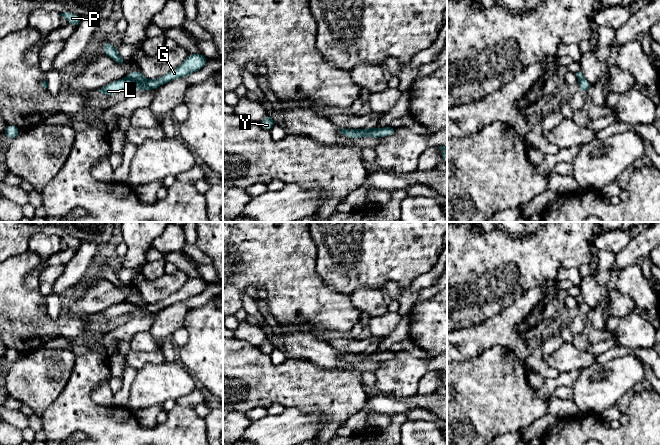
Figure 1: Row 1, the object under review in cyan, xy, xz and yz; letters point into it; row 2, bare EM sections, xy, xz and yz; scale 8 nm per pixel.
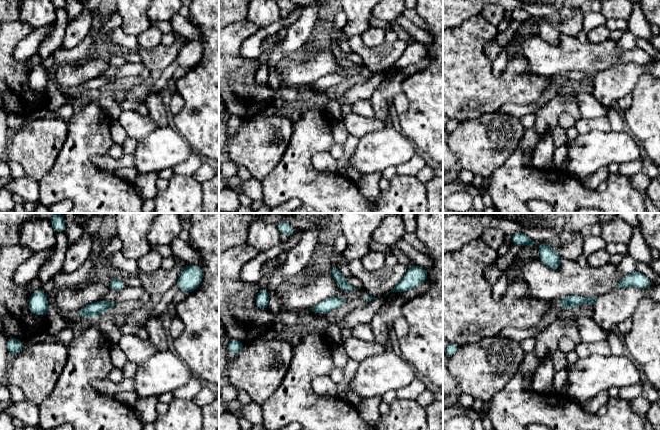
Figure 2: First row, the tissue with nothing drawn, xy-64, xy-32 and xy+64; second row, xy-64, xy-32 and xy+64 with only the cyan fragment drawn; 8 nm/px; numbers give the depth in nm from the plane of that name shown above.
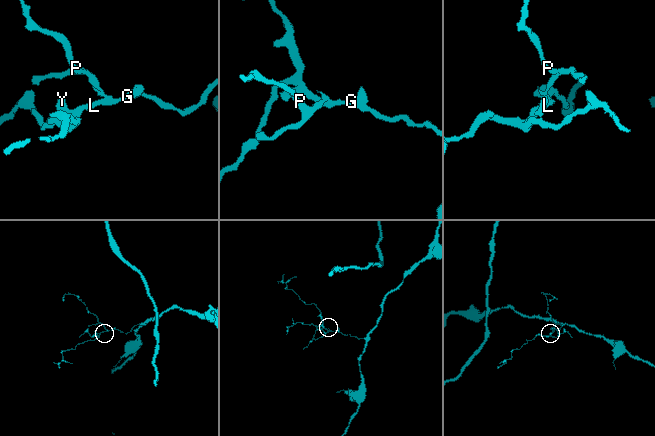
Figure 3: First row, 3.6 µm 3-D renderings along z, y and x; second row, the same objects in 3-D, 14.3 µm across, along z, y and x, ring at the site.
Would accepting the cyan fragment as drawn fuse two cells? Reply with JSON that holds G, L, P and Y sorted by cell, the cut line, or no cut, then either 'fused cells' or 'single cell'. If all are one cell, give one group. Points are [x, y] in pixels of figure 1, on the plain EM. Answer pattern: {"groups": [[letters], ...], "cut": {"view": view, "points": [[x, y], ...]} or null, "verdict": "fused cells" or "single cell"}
{"groups": [["G", "L", "Y"], ["P"]], "cut": {"view": "xy", "points": [[127, 300], [137, 304], [144, 303]]}, "verdict": "fused cells"}

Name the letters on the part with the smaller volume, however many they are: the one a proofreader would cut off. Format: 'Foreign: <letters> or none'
Foreign: P

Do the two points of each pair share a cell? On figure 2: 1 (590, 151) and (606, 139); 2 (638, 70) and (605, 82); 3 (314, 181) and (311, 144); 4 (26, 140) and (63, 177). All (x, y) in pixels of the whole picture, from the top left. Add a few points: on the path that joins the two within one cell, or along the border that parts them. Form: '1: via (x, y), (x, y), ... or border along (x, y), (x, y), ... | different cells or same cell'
1: via (594, 149), (602, 143) | same cell
2: via (630, 73), (613, 82) | same cell
3: via (306, 172), (306, 153) | same cell
4: border along (63, 145), (51, 169), (38, 182) | different cells

